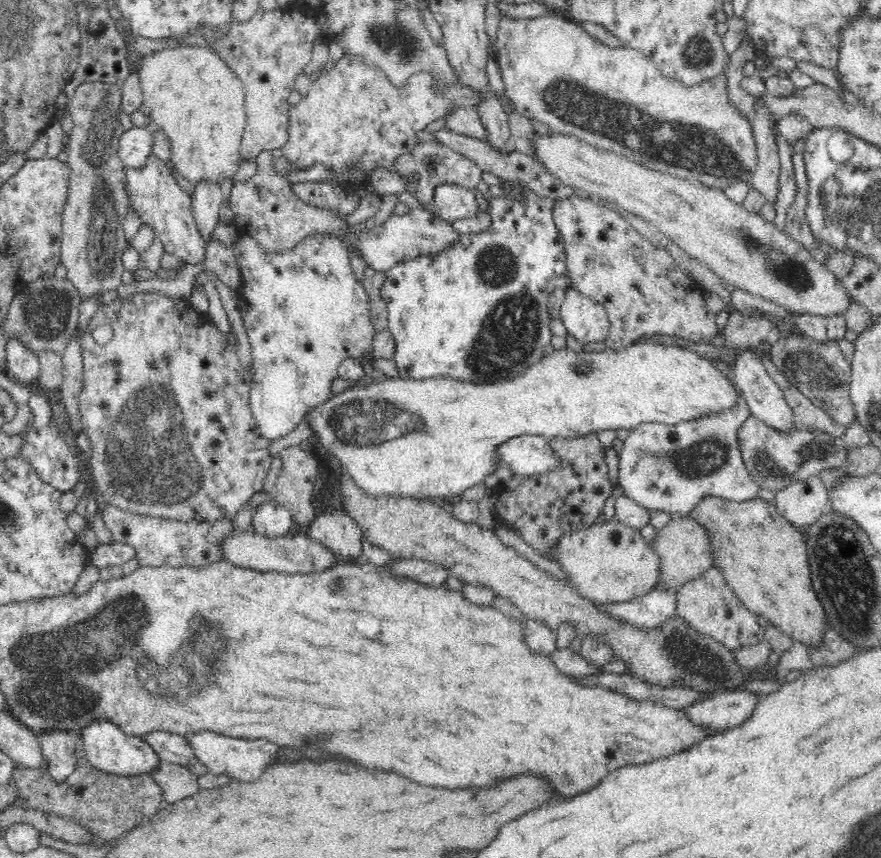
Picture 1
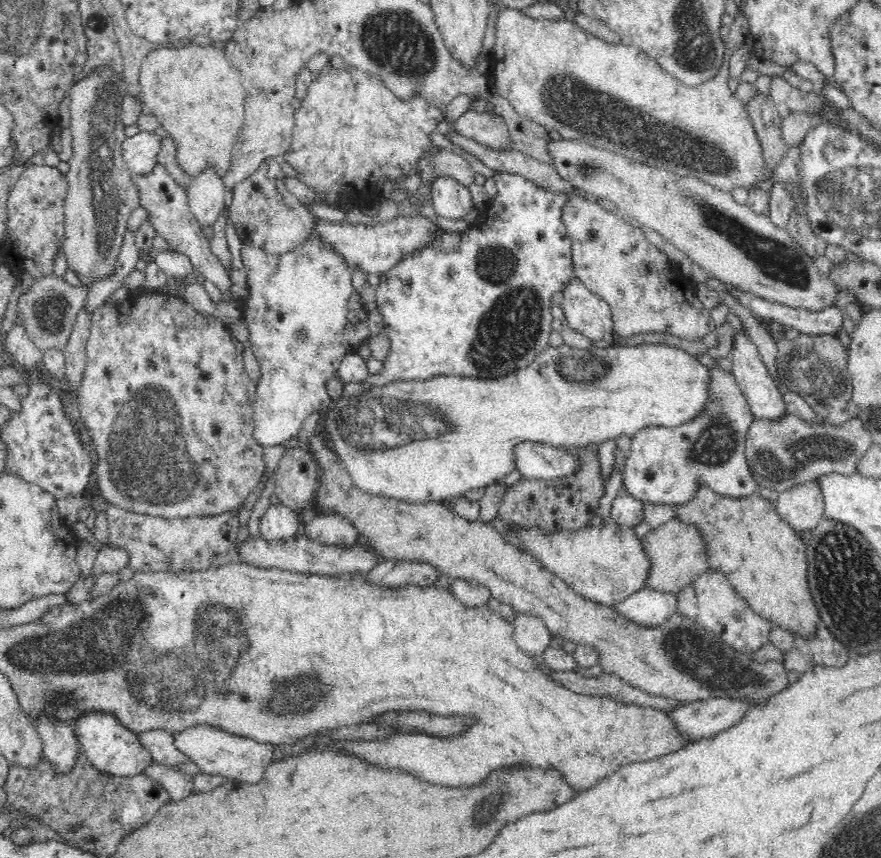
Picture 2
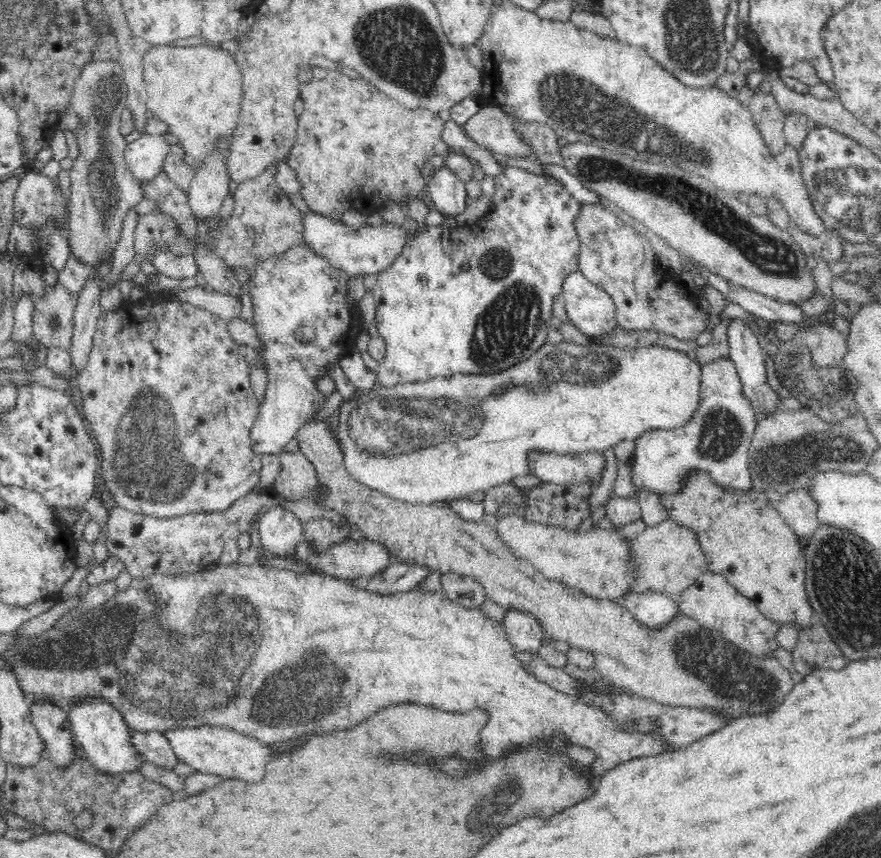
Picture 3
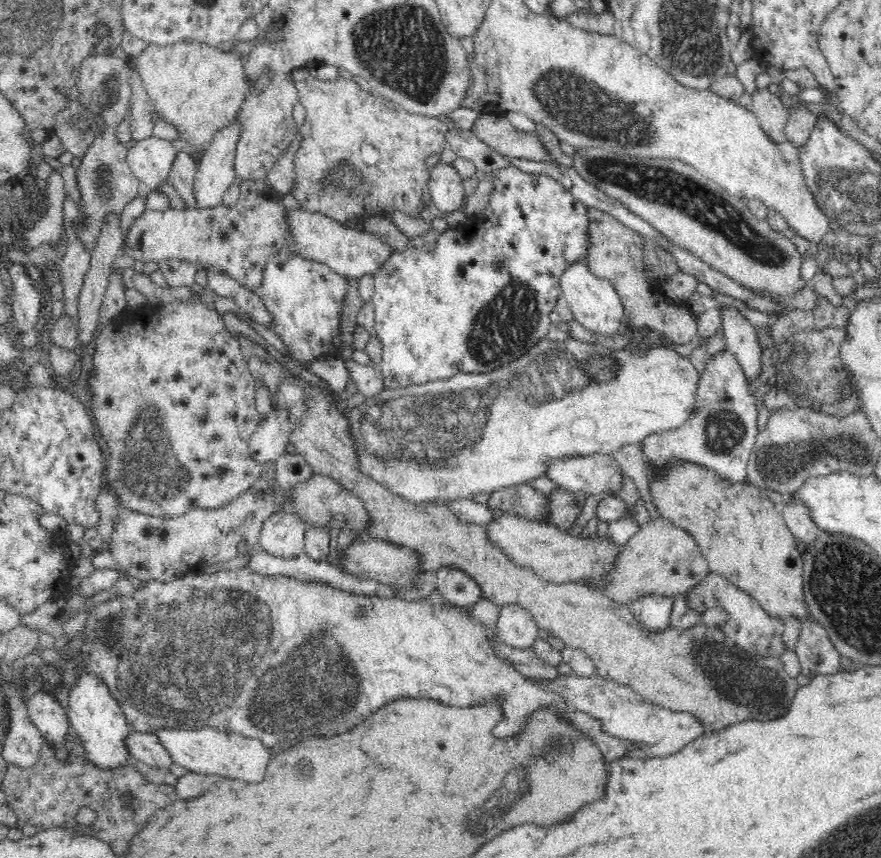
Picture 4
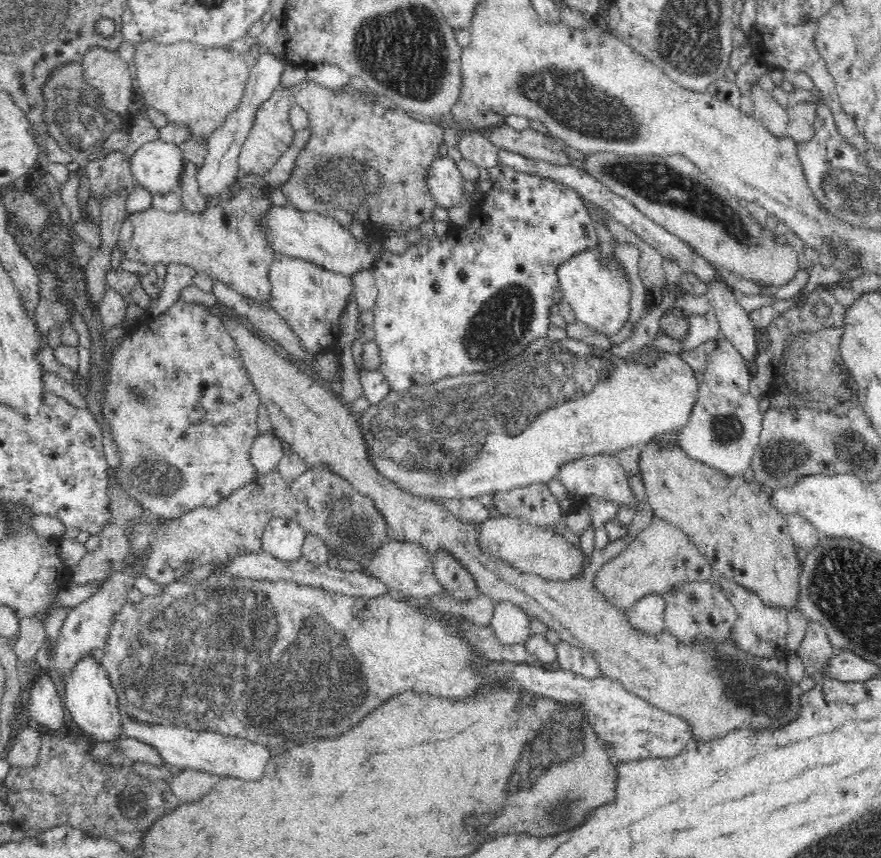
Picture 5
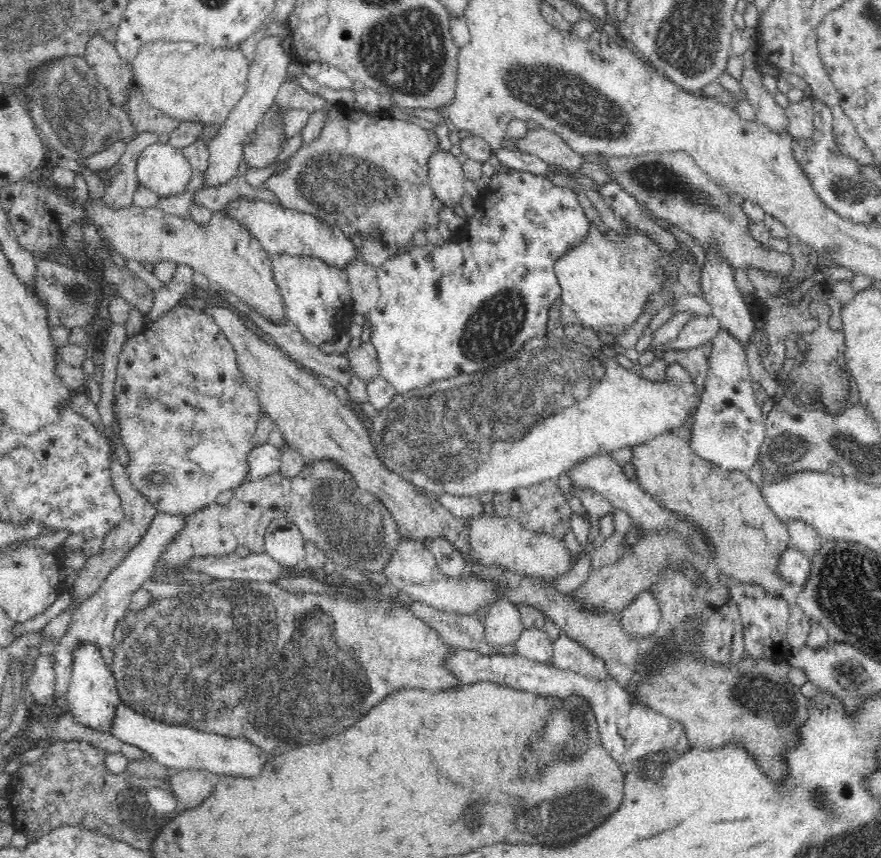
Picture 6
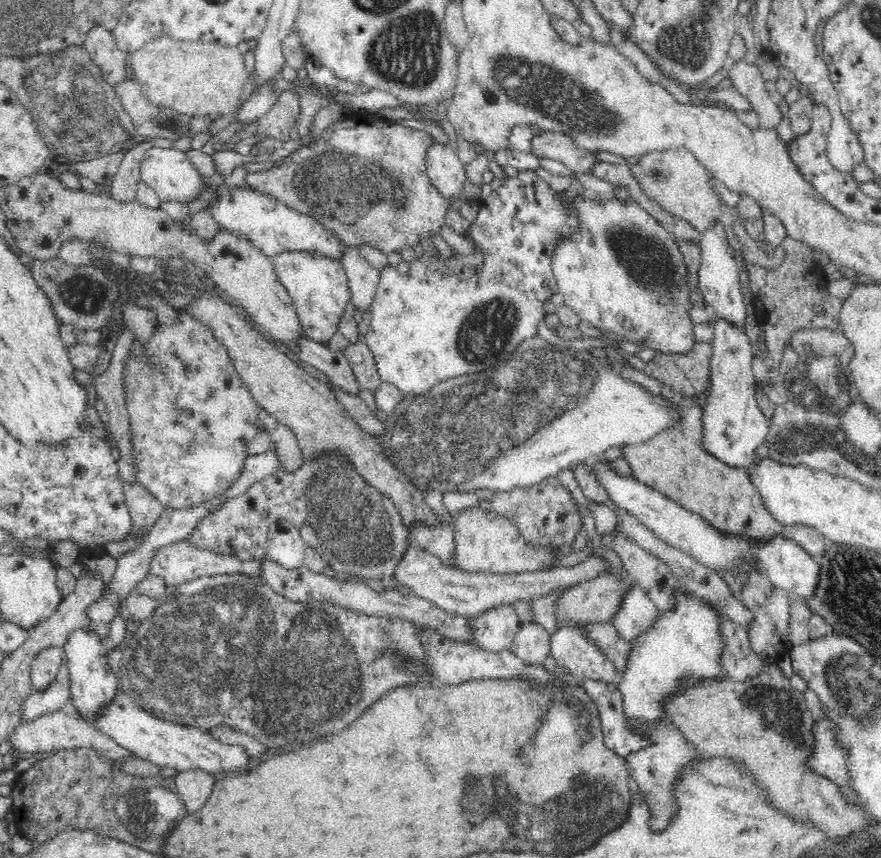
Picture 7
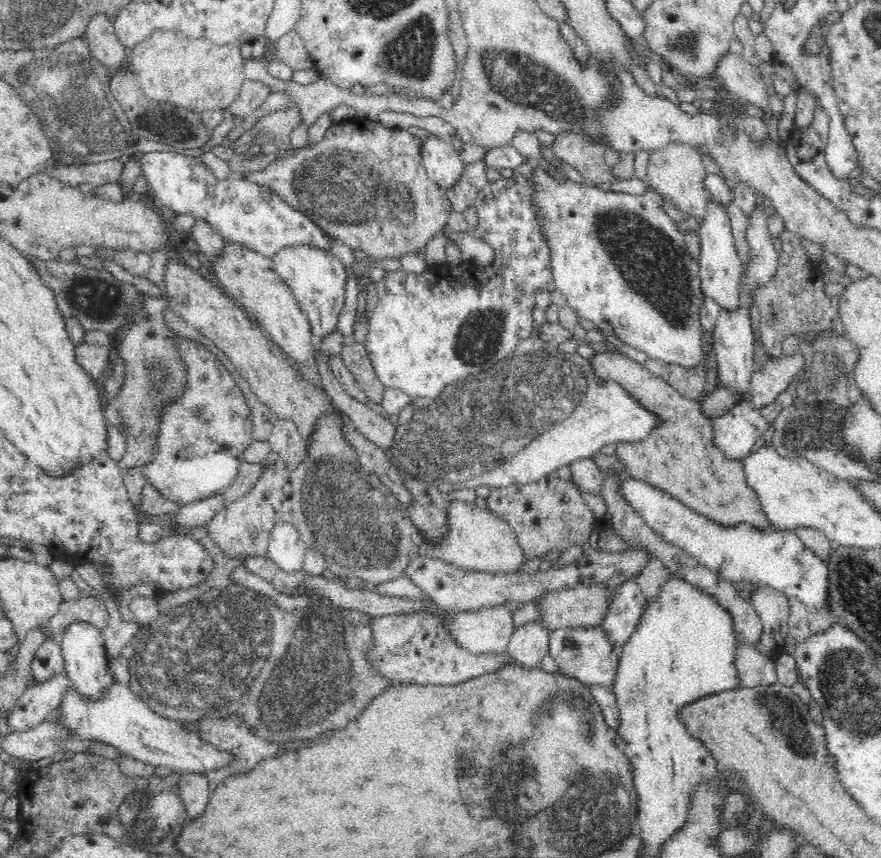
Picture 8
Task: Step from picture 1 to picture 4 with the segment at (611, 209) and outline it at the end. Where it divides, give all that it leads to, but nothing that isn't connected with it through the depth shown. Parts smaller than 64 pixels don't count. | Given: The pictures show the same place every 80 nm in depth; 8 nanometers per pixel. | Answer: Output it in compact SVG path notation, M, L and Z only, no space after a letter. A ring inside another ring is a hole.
M588 208L589 224L589 253L587 254L590 270L602 278L607 278L621 296L624 305L625 318L631 328L648 326L651 330L665 335L674 343L686 344L696 335L696 314L683 303L666 303L664 295L658 291L661 284L656 286L646 279L643 266L643 254L640 246L645 240L636 231L623 225L612 215L597 208Z

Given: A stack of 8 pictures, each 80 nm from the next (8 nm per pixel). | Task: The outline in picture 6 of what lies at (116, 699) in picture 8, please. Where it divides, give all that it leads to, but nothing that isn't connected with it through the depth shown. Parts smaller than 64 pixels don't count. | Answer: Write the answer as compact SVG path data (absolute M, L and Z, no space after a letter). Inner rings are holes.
M123 700L116 704L109 732L121 742L148 752L162 766L176 770L204 768L221 776L258 776L266 762L263 749L247 740L238 740L218 733L201 733L199 729L188 728L187 725L164 724L164 721L142 716L124 704Z

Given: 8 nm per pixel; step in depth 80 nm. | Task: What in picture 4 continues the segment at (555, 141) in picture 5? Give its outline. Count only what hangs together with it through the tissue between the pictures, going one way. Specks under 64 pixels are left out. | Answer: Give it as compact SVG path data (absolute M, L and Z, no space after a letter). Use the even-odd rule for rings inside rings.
M504 115L480 116L471 130L482 142L505 158L522 158L536 162L554 160L536 132L516 129Z

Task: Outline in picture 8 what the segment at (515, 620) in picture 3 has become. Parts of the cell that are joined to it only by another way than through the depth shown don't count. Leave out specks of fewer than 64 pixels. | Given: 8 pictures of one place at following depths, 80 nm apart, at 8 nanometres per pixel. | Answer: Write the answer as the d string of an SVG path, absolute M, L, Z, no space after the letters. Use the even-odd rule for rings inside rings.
M500 605L480 610L462 610L459 614L448 614L448 612L442 612L442 610L438 610L438 612L442 614L442 618L438 622L439 626L446 629L448 636L452 637L456 644L470 652L503 652L504 654L512 632L515 630L514 625L512 625L512 612Z

